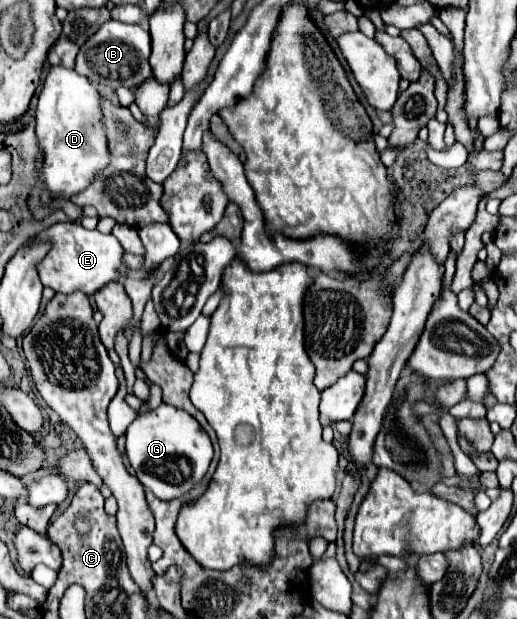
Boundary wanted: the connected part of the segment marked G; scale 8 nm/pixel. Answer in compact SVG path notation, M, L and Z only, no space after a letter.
M161 403L155 411L141 413L127 427L125 435L127 435L127 451L125 453L137 473L137 479L143 483L143 487L151 489L155 493L155 497L161 501L173 501L173 499L179 499L185 493L189 493L197 483L201 483L201 479L205 477L209 463L213 459L213 445L209 441L209 435L201 429L201 425L183 409L177 409L177 407L171 407L165 403Z

